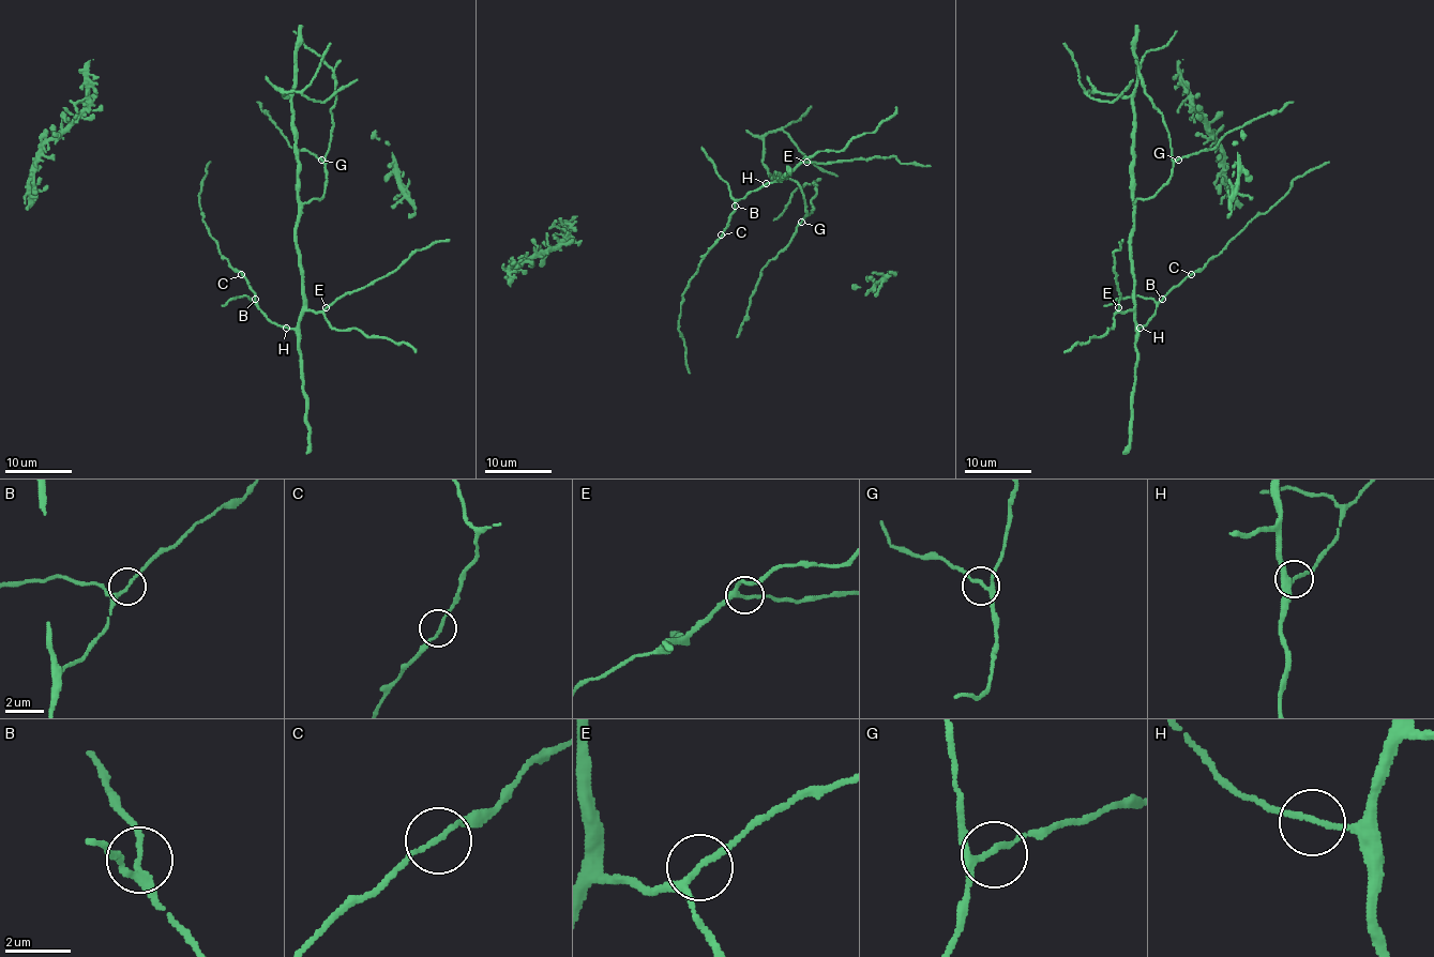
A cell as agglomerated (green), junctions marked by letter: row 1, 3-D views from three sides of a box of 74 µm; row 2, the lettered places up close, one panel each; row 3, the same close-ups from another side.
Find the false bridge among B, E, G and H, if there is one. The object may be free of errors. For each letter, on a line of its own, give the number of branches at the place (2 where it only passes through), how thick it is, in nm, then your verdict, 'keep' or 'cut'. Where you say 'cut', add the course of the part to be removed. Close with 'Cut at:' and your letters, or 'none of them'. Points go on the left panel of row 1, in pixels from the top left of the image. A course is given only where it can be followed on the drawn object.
B: branches 3; calibre 140 nm; keep
E: branches 3; calibre 180 nm; keep
G: branches 3; calibre 150 nm; keep
H: branches 2; calibre 150 nm; keep
Cut at: none of them

